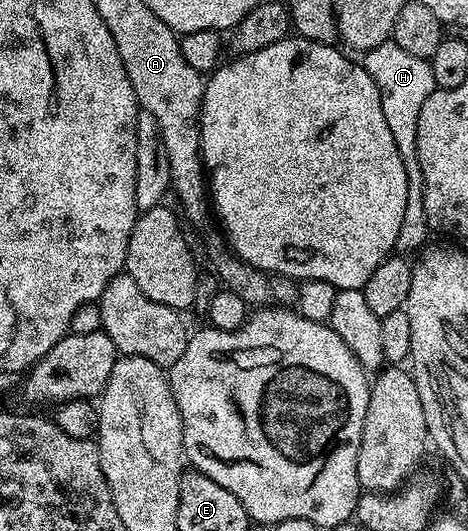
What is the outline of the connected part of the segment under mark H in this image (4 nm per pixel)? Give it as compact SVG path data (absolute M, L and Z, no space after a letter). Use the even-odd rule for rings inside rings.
M391 39L368 50L364 57L364 67L371 79L375 79L375 87L379 87L379 99L383 103L387 127L395 138L395 147L399 147L399 155L403 155L403 171L407 171L407 207L403 211L399 236L395 239L395 250L400 256L409 259L420 254L430 244L431 230L427 223L427 211L423 208L423 171L419 167L419 151L415 151L415 135L419 131L419 111L423 103L427 103L427 95L431 95L437 88L435 75L428 61L403 51L403 47Z

